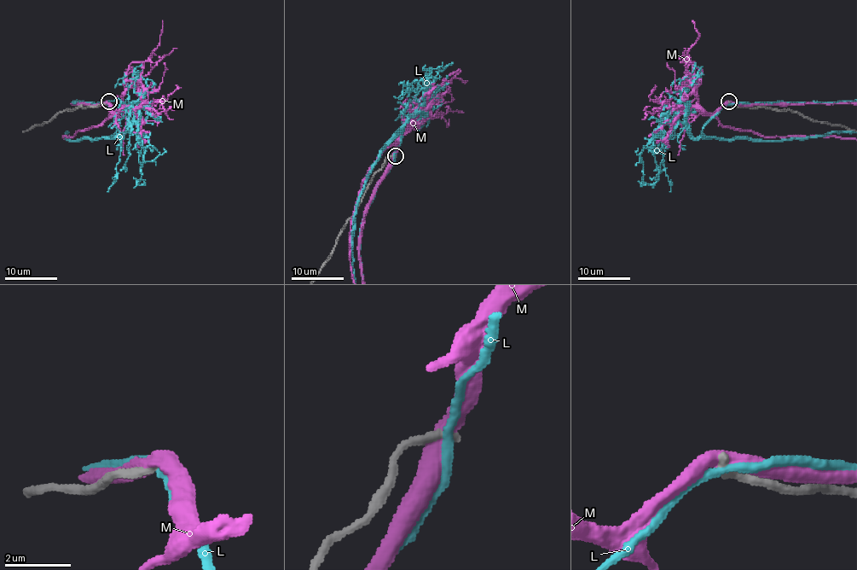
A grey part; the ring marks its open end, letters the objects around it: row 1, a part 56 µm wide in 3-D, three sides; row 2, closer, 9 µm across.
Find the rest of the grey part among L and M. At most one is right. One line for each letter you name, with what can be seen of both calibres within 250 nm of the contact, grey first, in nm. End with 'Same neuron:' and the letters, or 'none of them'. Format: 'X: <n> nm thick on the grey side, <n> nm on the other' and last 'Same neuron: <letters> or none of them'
Same neuron: none of them

